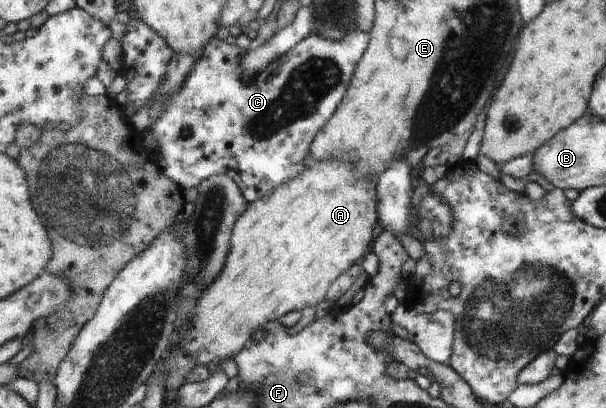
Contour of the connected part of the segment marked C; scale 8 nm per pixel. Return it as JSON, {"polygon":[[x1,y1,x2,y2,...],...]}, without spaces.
{"polygon":[[359,30,344,35,340,41,312,33,260,74,242,78,238,60,246,49,230,45,223,35,212,38,181,90,167,101,164,113,150,128,158,141,156,154,165,176,186,189,198,187,212,176,226,176,235,182,242,197,250,204,304,174,303,158,309,154,316,134,343,100,367,47,369,34]]}

